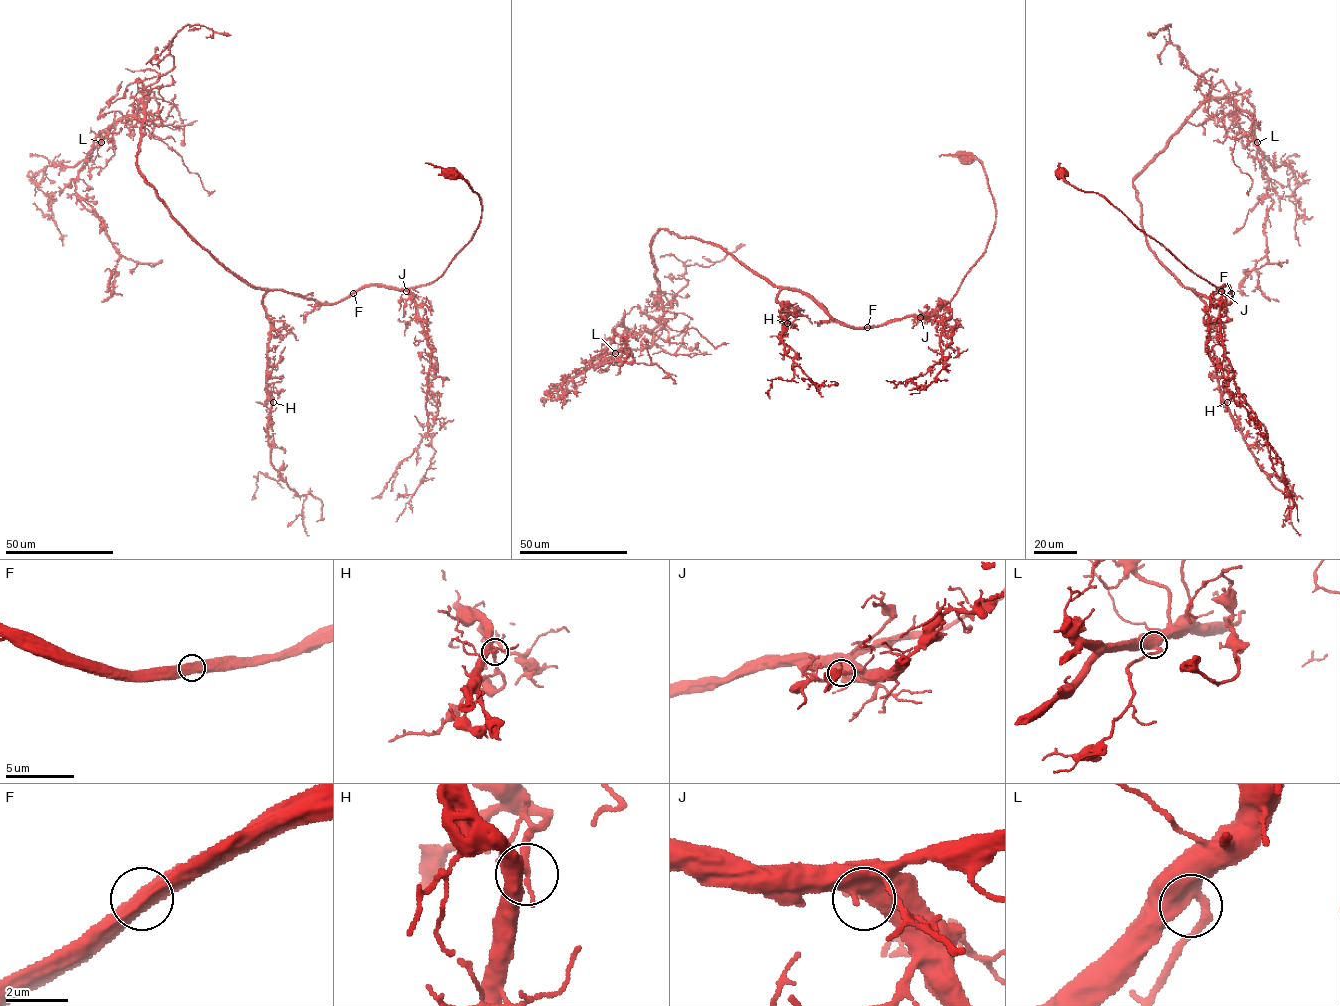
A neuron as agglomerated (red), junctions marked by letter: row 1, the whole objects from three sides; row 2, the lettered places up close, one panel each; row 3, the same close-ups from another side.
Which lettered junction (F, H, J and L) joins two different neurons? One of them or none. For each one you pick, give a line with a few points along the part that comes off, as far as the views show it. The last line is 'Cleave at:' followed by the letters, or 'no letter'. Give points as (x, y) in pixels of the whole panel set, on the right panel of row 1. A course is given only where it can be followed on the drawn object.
Cleave at: no letter

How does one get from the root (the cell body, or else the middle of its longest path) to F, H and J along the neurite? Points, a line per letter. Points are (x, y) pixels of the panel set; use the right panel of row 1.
F: (1060, 171), (1061, 176), (1075, 187), (1106, 197), (1192, 271), (1218, 289), (1228, 286), (1231, 292)
H: (1060, 171), (1197, 275), (1230, 287), (1228, 304), (1193, 290), (1205, 303), (1208, 355), (1227, 402)
J: (1060, 171), (1061, 176), (1075, 187), (1104, 196), (1138, 228), (1221, 291)

